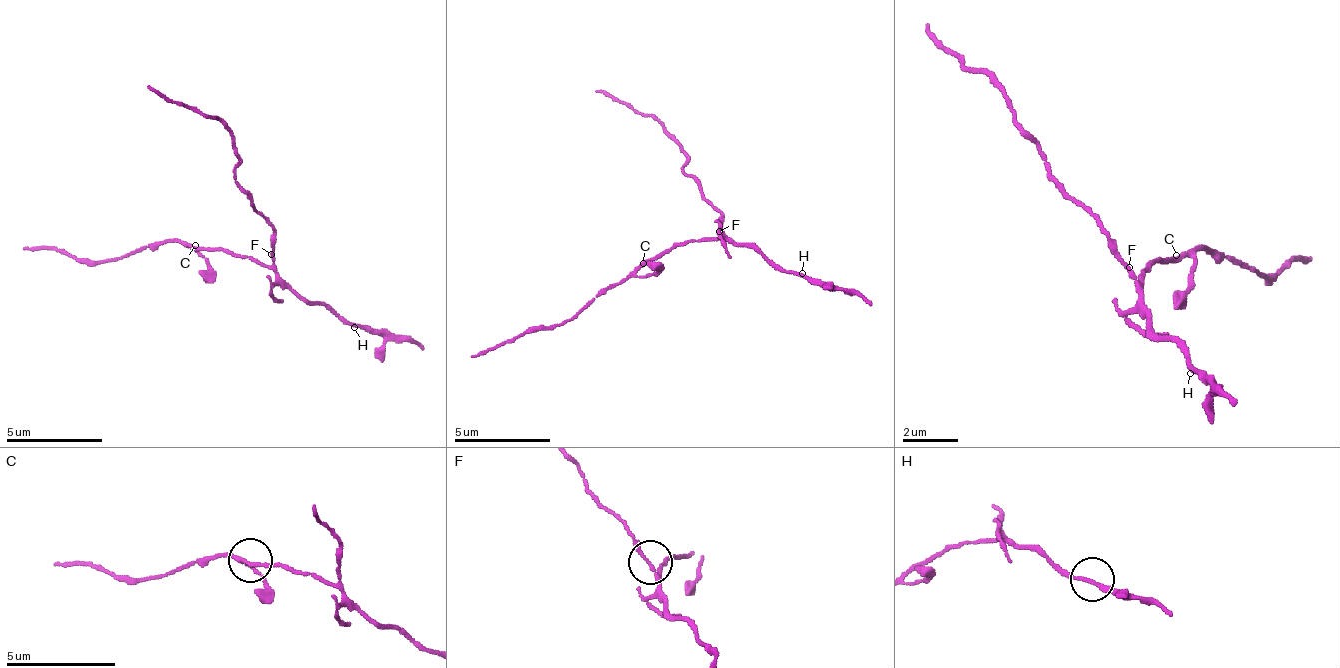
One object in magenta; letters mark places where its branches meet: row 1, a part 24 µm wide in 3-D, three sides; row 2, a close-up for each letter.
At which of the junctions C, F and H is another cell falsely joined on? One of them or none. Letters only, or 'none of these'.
none of these

